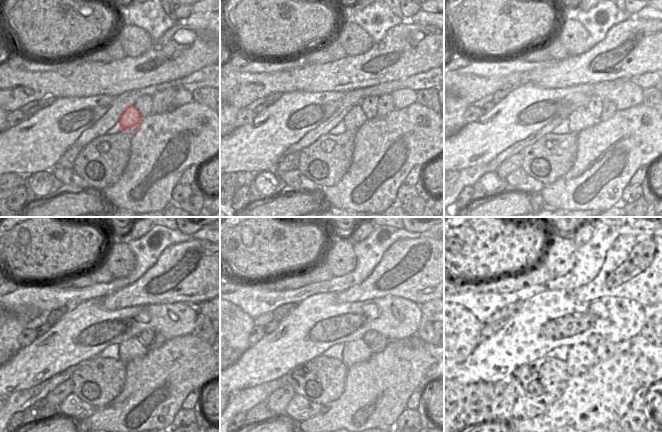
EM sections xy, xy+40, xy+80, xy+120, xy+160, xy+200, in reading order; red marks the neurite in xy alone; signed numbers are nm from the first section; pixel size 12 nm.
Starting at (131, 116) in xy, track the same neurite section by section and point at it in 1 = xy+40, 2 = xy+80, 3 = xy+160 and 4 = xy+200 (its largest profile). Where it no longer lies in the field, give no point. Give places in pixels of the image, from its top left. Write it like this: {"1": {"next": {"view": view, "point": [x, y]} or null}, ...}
{"1": {"next": {"view": "xy+40", "point": [355, 118]}}, "2": {"next": {"view": "xy+80", "point": [580, 119]}}, "3": {"next": {"view": "xy+160", "point": [354, 352]}}, "4": {"next": {"view": "xy+200", "point": [581, 358]}}}

